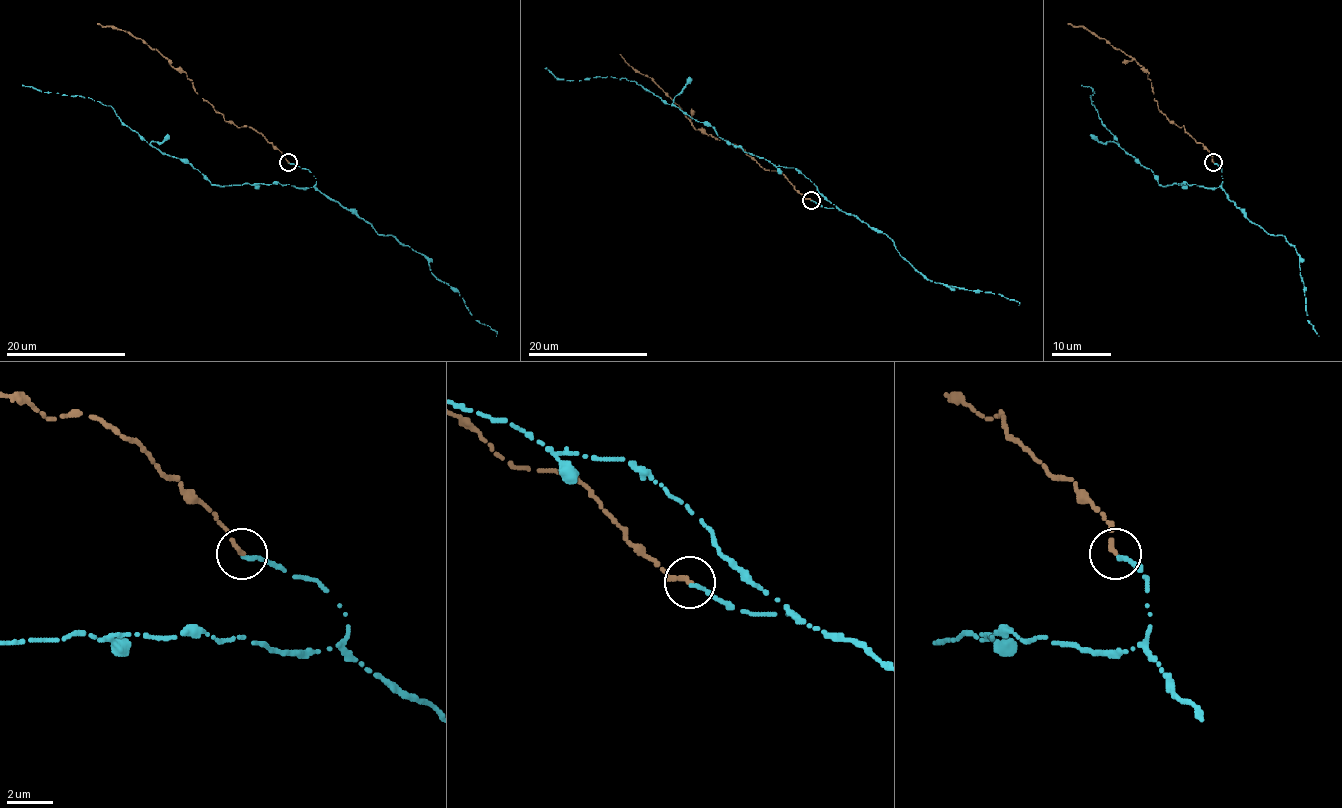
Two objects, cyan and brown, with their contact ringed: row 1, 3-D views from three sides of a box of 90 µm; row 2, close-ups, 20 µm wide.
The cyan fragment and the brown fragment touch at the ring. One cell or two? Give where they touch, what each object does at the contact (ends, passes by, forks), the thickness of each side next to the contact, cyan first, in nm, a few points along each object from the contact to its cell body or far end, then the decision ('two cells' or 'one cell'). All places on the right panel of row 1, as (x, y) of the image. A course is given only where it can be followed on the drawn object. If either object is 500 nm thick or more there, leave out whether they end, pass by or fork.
(1213, 162) | cyan ends | brown ends | 180/240 nm | cyan via (1214, 163), (1221, 169), (1217, 188), (1160, 185), (1151, 169), (1119, 146), (1101, 122), (1094, 92), (1081, 85) | brown via (1214, 163), (1209, 151), (1184, 127), (1169, 121), (1158, 109), (1148, 72), (1104, 39), (1067, 24) | one cell

